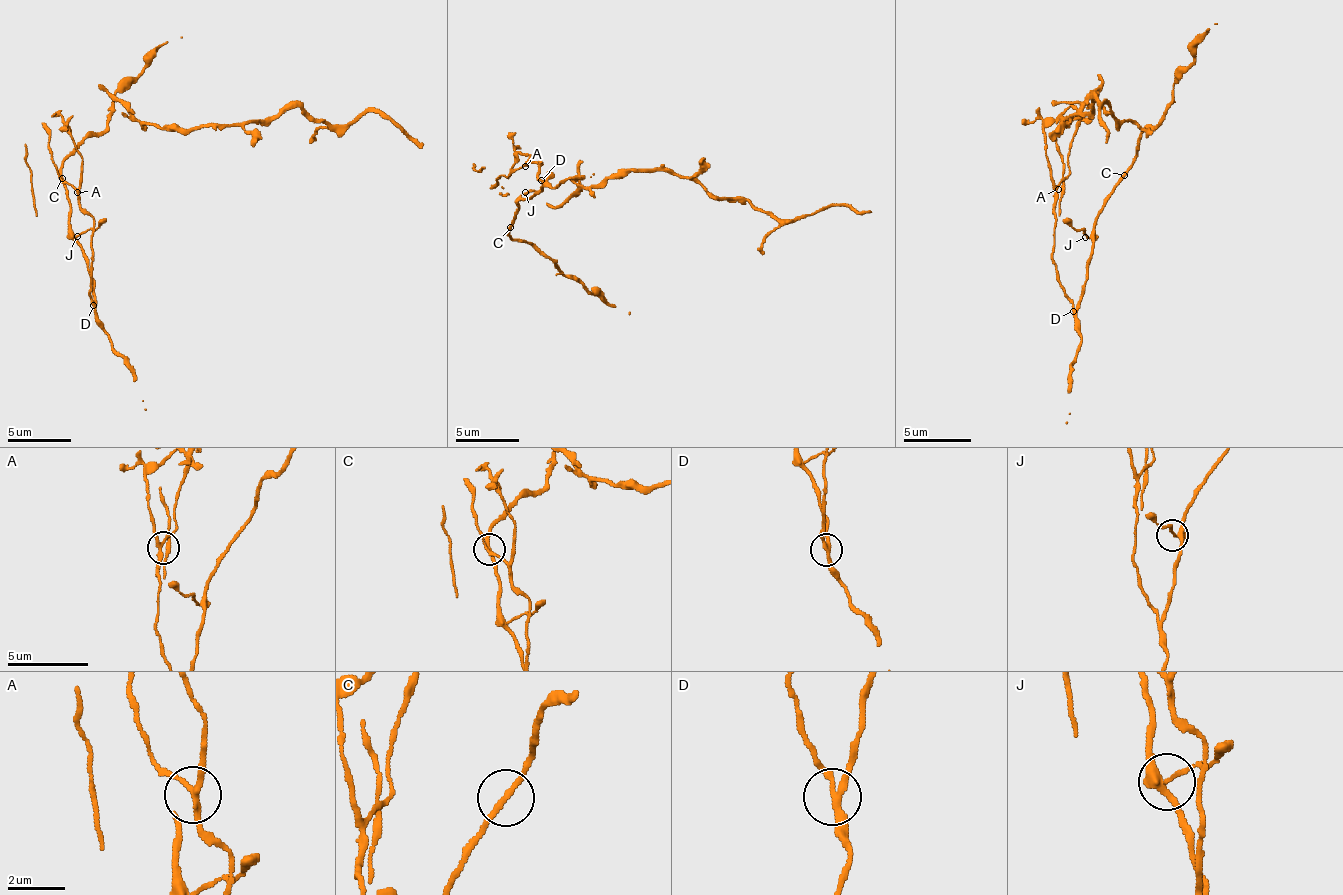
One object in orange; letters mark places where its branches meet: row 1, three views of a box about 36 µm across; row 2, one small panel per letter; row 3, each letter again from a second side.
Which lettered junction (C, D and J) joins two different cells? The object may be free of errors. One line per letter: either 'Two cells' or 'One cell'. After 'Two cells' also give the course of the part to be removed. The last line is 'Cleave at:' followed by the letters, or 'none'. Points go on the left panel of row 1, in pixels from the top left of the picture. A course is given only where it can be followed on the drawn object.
C: One cell
D: Two cells
J: One cell
Cleave at: D

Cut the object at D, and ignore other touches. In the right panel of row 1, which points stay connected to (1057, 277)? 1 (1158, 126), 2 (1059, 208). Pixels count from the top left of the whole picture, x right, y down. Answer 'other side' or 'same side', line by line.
1: other side
2: same side

